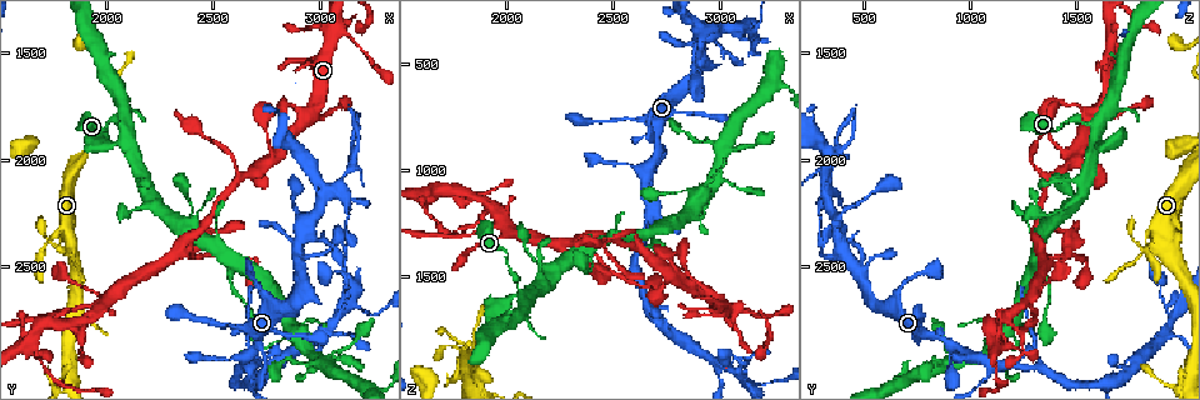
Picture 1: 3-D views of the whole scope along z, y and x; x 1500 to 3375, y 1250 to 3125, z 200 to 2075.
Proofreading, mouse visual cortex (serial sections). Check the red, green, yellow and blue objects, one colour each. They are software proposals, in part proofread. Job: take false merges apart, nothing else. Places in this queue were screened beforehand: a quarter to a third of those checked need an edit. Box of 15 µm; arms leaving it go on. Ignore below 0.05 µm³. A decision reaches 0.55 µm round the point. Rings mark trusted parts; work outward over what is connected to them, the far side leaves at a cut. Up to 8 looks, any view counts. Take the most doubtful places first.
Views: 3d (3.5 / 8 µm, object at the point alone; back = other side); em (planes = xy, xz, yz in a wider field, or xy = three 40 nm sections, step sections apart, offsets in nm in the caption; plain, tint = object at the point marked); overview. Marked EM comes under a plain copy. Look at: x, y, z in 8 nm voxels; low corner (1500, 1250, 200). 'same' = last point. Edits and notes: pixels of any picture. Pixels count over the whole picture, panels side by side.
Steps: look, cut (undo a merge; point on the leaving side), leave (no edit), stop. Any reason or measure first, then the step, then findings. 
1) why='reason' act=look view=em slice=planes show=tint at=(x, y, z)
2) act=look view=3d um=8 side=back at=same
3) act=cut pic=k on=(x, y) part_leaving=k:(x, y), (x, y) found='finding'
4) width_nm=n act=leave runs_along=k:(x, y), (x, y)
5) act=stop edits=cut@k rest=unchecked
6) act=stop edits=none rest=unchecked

why='four or more arms meet' act=look view=3d um=3.5 at=(3010, 2820, 1910)

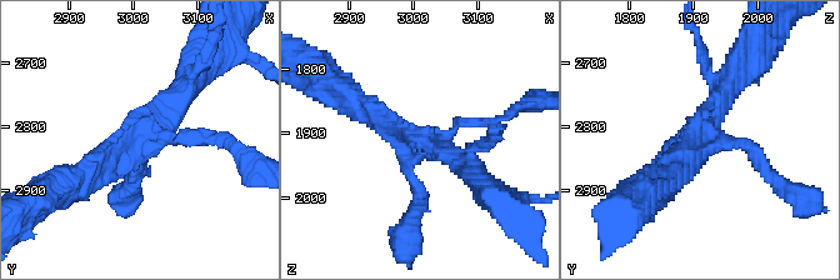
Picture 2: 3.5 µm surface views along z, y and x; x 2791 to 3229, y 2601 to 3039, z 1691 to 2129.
act=look view=em slice=planes show=tint at=(3010, 2820, 1915)

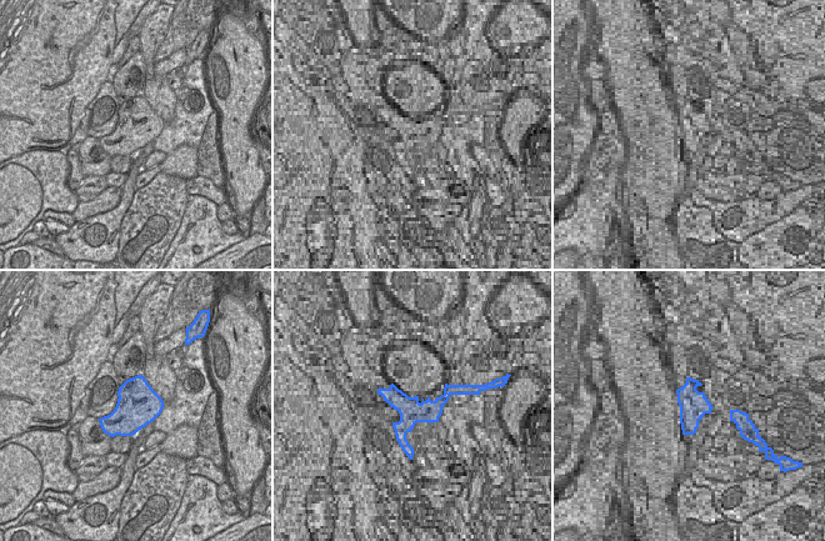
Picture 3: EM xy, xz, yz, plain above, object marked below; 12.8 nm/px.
act=leave runs_along=2:(78, 178), (150, 131), (193, 81) found='one cell here'

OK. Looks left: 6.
why='thin arm on a thick one' act=look view=3d um=3.5 at=(1840, 2380, 1930)

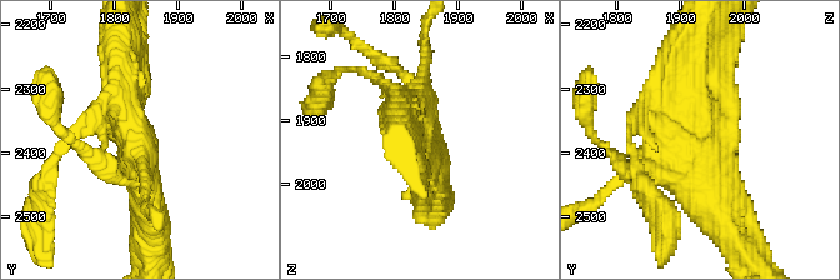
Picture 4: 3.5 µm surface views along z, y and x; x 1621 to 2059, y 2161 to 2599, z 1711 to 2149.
why='shape alone is not enough' act=look view=em slice=xy step=1 show=tint at=same

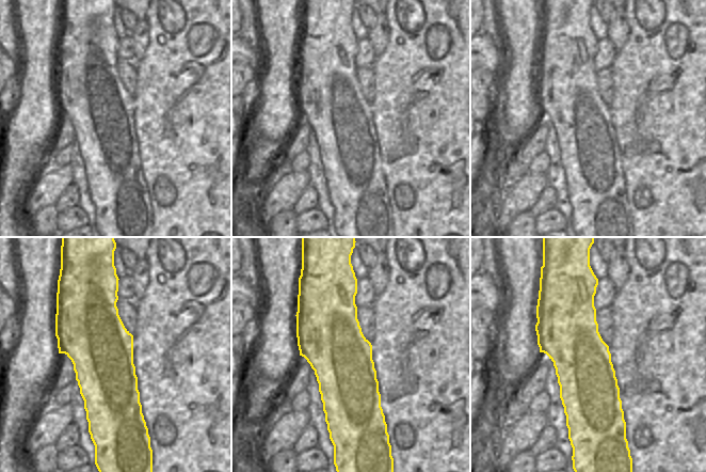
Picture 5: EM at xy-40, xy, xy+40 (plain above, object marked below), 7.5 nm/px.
act=leave runs_along=4:(691, 60), (698, 171), (720, 221) found='all the same cell'

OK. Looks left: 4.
why='looks like a crossing' act=look view=3d um=3.5 at=(2030, 2640, 1290)

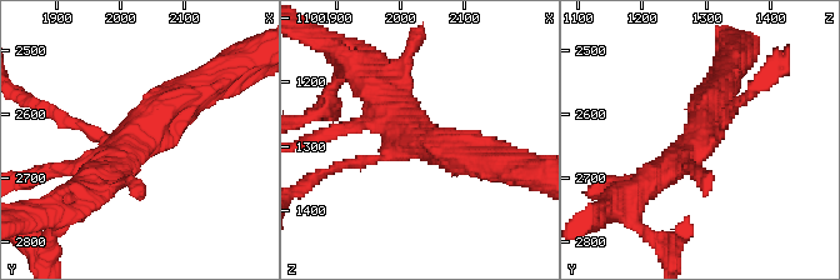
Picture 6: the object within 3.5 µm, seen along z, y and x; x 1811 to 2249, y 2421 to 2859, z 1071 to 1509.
arms=4 arm_widths_nm=150,200,400,450 act=look view=em slice=xy step=1 show=tint at=(2020, 2640, 1290)

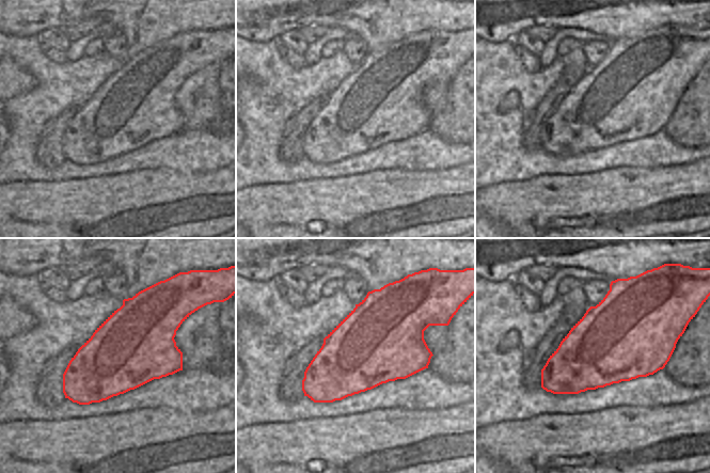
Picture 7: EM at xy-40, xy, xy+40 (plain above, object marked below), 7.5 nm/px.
why='another direction' act=look view=em slice=planes show=tint at=same

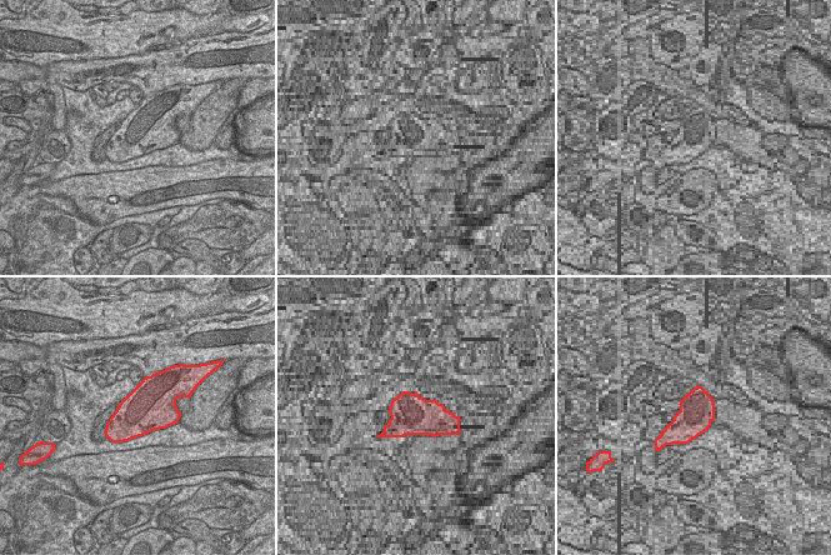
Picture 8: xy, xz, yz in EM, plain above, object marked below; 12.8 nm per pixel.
act=leave runs_along=6:(198, 85), (163, 111), (90, 185) found='one cell here'

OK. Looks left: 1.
act=stop edits=none rest=unchecked

